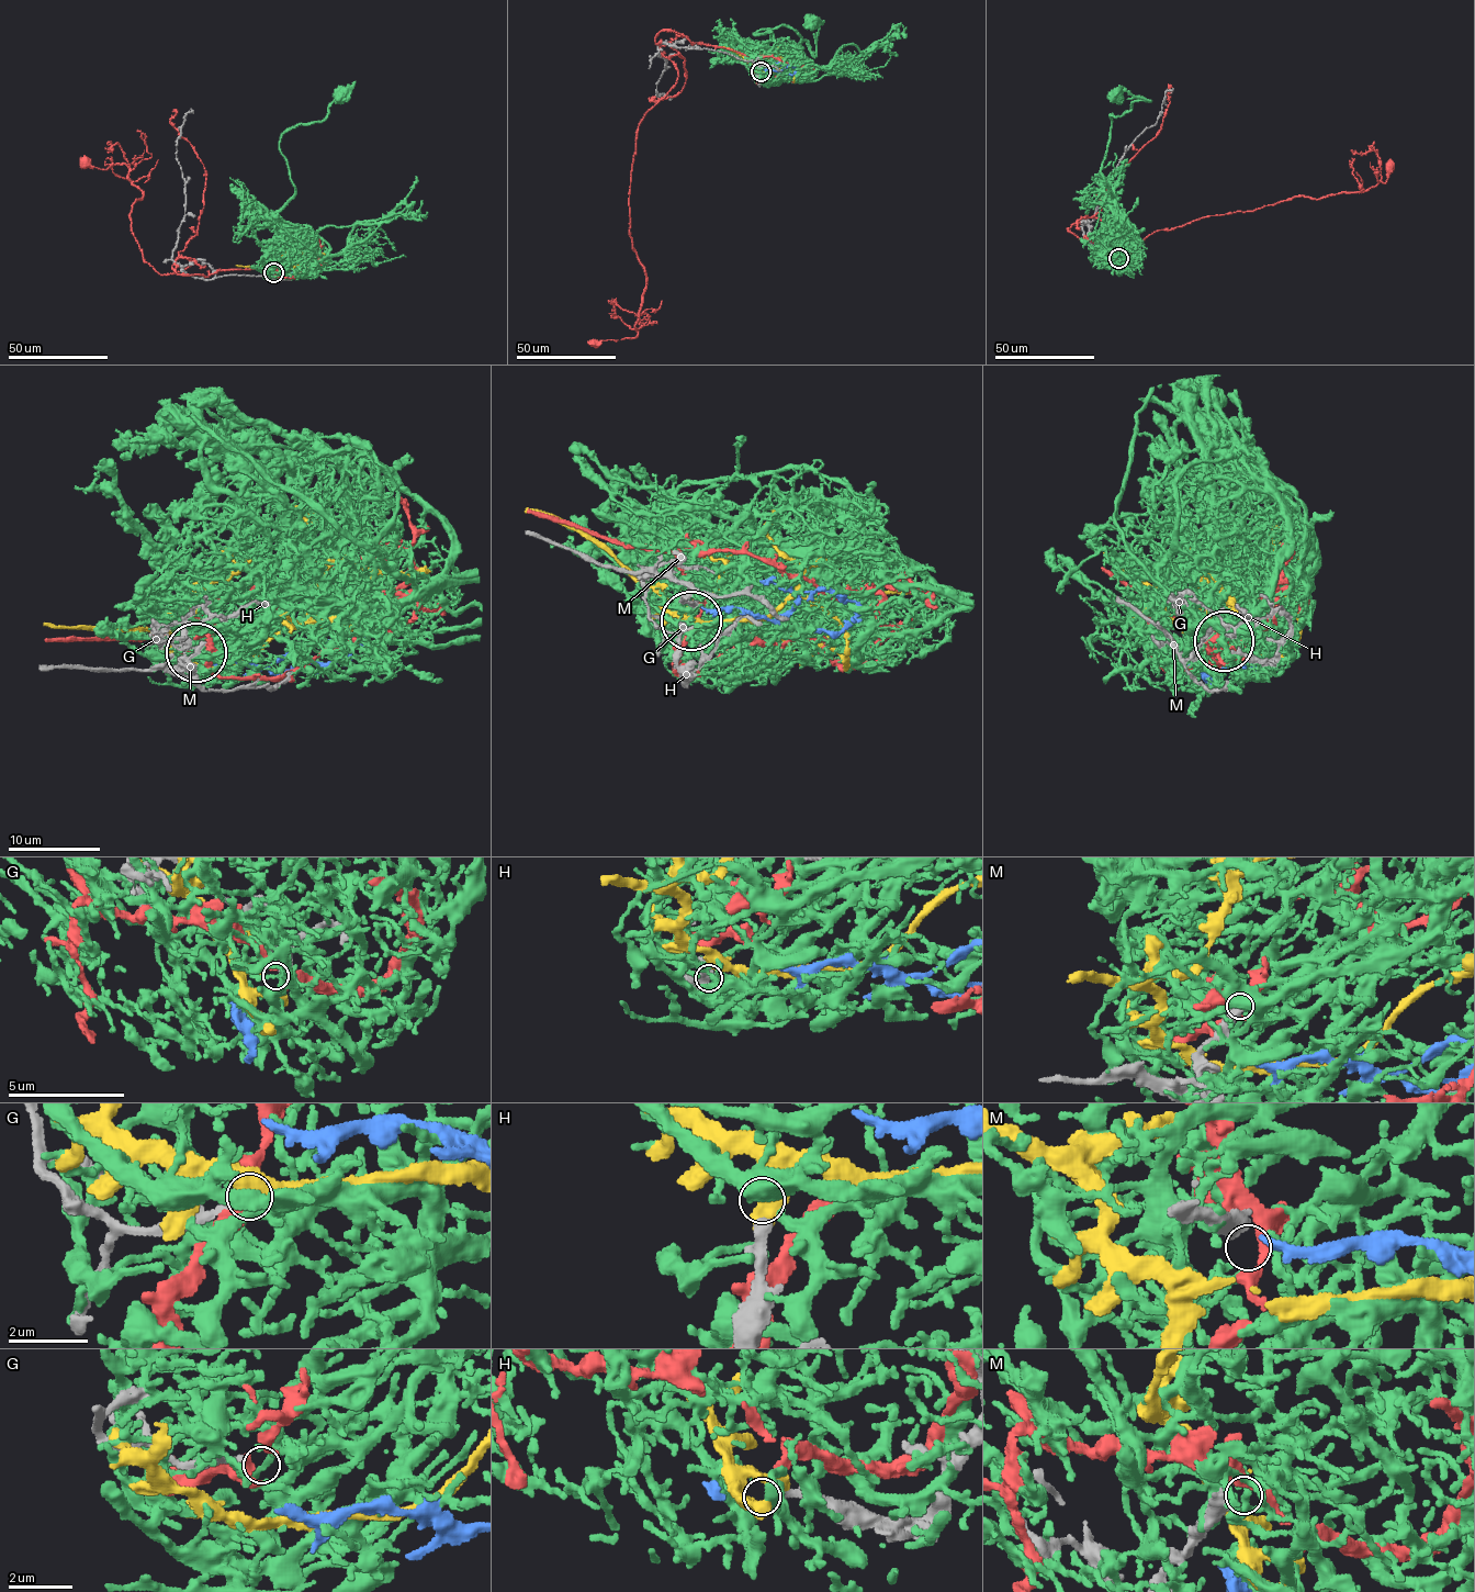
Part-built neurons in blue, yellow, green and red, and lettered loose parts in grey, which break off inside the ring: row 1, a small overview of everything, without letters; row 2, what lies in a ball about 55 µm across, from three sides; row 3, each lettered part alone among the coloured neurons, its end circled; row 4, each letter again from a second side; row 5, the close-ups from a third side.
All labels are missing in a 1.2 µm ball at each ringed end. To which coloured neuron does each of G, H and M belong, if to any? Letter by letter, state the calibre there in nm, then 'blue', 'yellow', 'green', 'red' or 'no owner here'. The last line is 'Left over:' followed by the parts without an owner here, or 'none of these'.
G: calibre 240 nm; no owner here
H: calibre 340 nm; no owner here
M: calibre 460 nm; no owner here
Left over: G, H, M

